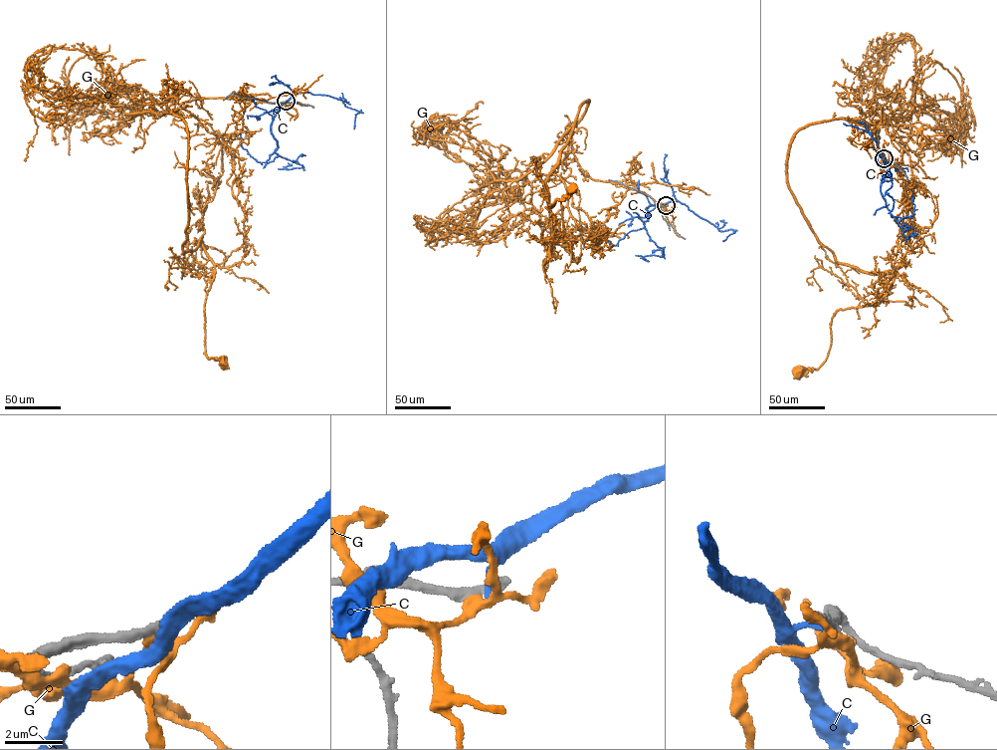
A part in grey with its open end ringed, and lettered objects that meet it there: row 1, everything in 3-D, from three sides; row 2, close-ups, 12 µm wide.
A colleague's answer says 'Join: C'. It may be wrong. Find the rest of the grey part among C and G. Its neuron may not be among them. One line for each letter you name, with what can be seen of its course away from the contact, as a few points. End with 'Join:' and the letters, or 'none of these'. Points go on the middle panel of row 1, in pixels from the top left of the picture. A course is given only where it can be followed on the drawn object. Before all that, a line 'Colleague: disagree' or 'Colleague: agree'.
Colleague: disagree
Join: none of these

